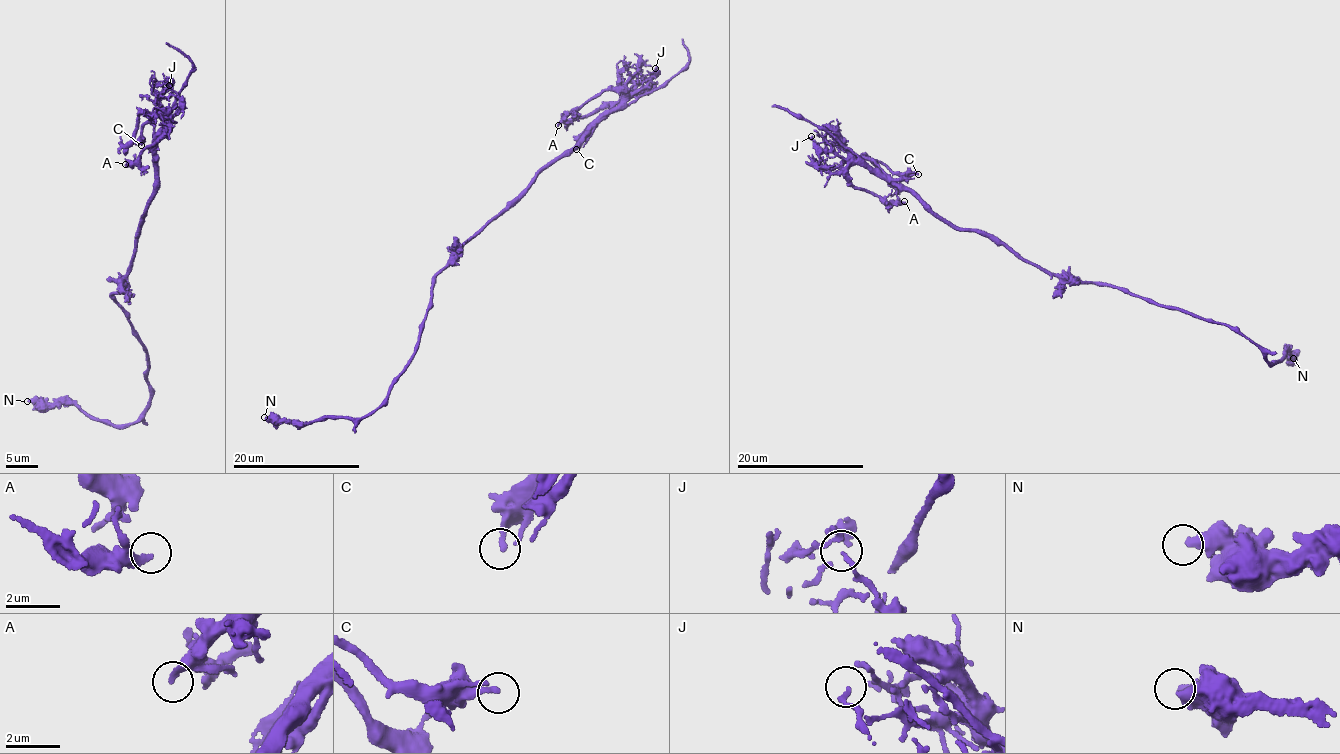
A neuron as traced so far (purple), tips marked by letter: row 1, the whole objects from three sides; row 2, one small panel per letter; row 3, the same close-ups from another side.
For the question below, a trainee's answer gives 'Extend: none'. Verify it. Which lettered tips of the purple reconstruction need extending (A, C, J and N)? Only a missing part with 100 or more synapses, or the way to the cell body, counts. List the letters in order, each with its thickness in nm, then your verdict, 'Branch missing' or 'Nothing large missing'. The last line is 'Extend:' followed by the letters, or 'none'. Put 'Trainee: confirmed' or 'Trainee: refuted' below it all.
A: Thickness 260 nm. Nothing large missing
C: Thickness 220 nm. Nothing large missing
J: Thickness 160 nm. Nothing large missing
N: Thickness 340 nm. Nothing large missing
Extend: none
Trainee: confirmed

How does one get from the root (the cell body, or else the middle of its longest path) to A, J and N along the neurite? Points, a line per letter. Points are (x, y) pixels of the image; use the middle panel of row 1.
A: (453, 251), (498, 215), (536, 172), (576, 144), (618, 105), (623, 93), (598, 93), (566, 113), (558, 125)
J: (453, 251), (498, 215), (526, 187), (536, 172), (576, 144), (588, 127), (635, 94), (657, 72), (655, 68)
N: (453, 251), (435, 276), (417, 349), (386, 402), (358, 419), (340, 415), (307, 425), (274, 424), (264, 417)

